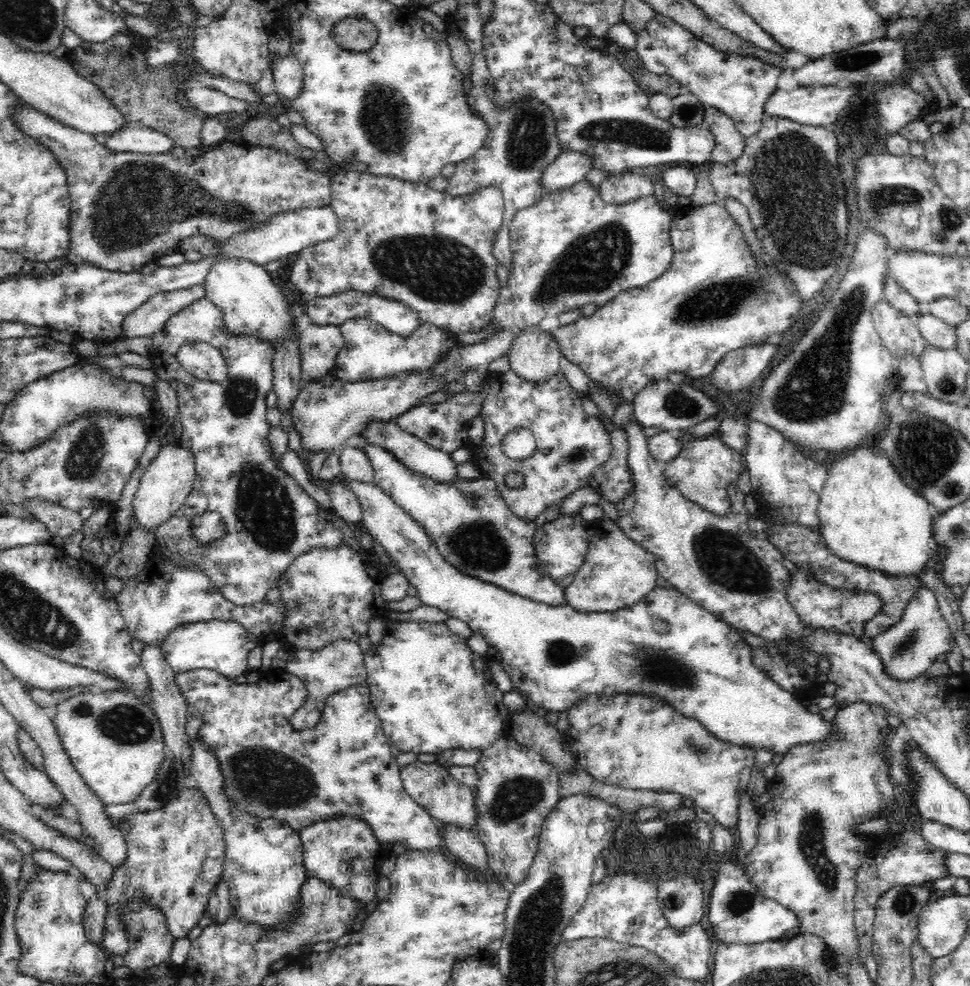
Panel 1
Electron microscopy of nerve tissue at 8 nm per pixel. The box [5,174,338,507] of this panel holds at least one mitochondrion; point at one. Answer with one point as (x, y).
(83, 458)

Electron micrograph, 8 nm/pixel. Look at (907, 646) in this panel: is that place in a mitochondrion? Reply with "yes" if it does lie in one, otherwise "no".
yes

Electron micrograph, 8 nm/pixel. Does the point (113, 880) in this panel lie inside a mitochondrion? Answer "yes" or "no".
no

